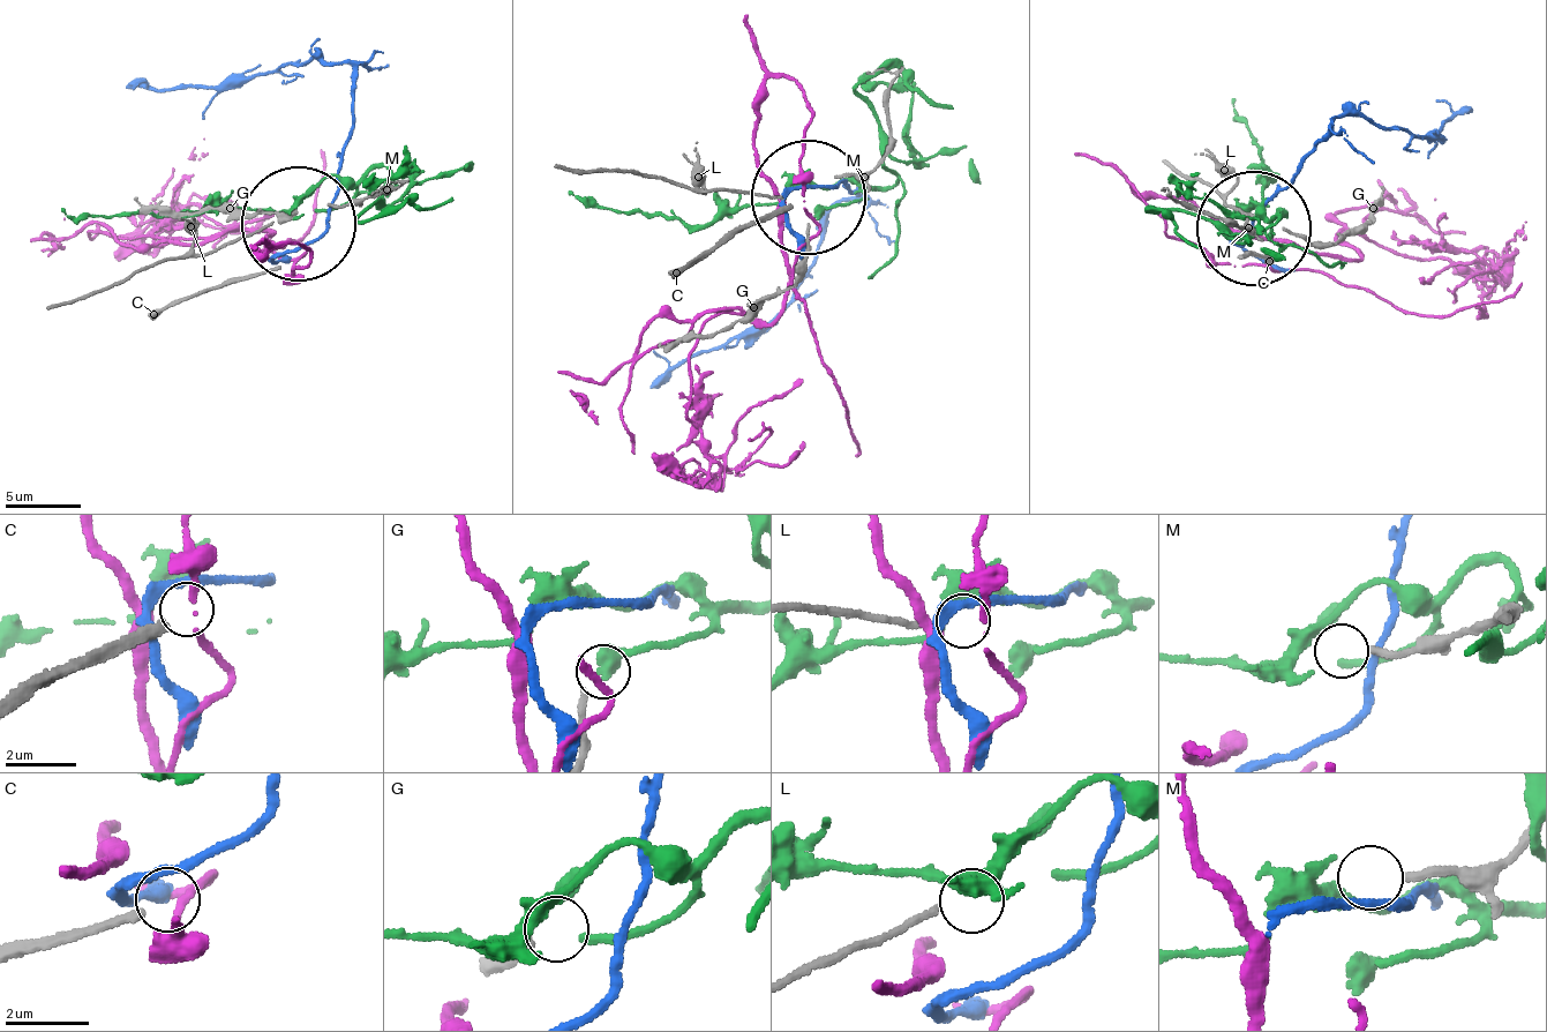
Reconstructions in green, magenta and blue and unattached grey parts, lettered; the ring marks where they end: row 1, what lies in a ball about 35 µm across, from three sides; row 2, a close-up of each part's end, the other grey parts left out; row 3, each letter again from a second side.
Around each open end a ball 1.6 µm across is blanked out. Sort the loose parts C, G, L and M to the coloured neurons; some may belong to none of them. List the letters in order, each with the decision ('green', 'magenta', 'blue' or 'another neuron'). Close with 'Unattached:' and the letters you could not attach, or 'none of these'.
C: another neuron
G: green
L: another neuron
M: another neuron
Unattached: C, L, M

